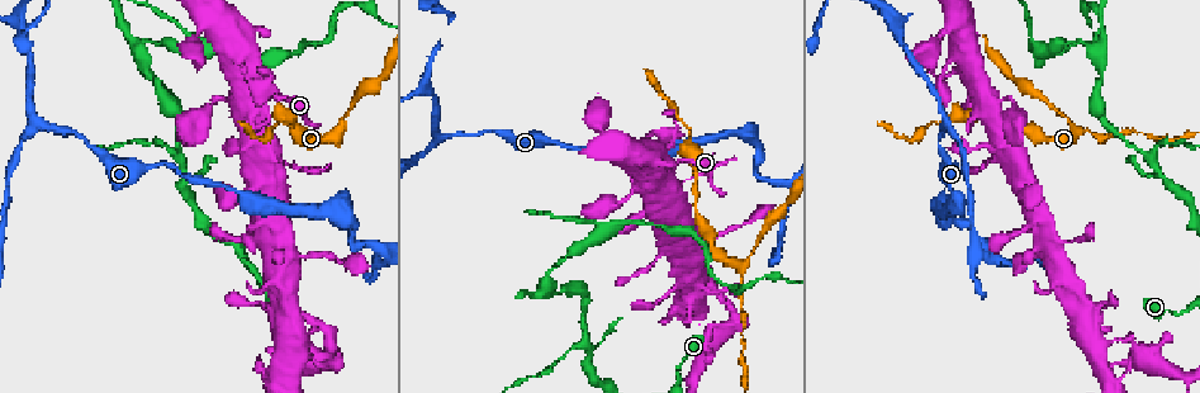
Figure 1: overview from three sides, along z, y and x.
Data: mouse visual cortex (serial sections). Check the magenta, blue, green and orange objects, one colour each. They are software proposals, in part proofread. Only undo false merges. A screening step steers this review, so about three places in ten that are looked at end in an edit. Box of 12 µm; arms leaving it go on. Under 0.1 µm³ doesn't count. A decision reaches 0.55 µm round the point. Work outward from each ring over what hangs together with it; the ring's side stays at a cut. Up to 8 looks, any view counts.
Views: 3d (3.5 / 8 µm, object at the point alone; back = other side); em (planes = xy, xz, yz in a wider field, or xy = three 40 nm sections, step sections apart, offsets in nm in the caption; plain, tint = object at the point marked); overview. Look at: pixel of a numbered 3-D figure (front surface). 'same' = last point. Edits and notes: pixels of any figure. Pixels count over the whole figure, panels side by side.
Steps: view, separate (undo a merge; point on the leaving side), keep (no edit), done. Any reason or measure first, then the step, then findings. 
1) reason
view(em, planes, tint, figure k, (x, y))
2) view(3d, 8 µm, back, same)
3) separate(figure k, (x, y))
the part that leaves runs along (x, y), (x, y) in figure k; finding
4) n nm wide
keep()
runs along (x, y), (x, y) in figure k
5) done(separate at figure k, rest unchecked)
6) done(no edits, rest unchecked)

arms part here
view(3d, 3.5 µm, figure 1, (38, 125))

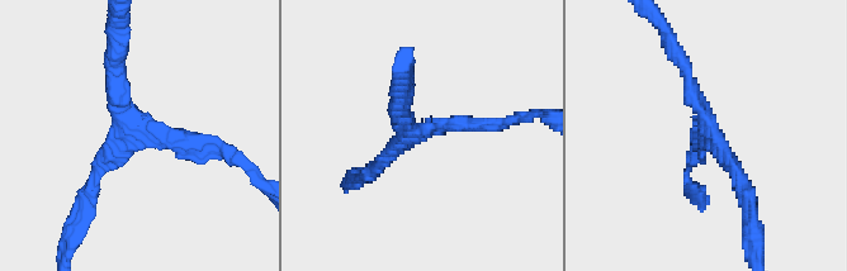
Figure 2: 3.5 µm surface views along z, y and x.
3 arms; arms of 150, 200, 200 nm; now the EM
view(em, planes, tint, figure 2, (425, 130))

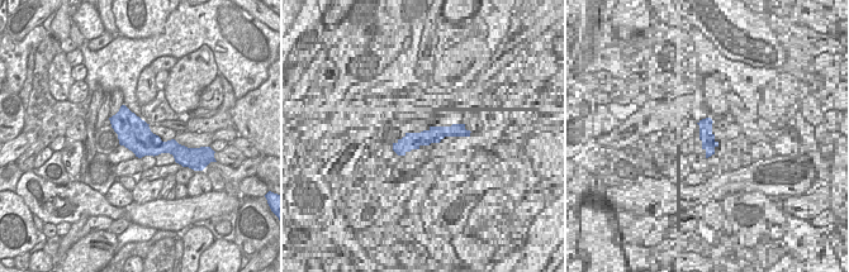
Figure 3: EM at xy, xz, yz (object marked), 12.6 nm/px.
view(em, xy, step 1, tint, same)

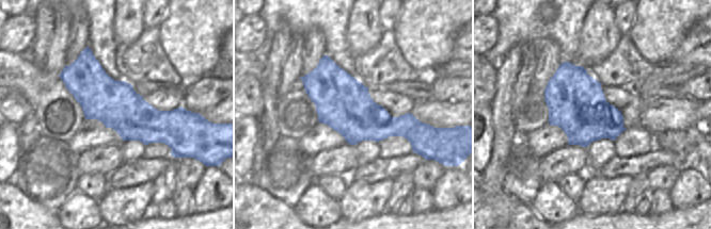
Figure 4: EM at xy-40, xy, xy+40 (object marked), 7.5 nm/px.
keep()
all the same cell

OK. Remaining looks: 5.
sharp bend
view(3d, 3.5 µm, figure 1, (952, 70))

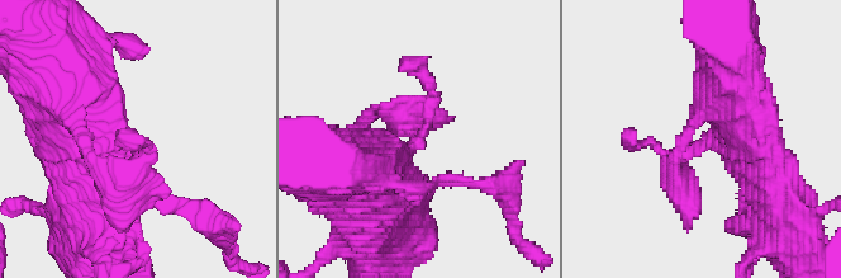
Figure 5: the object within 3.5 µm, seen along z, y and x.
now the EM
view(em, xy, step 5, tint, figure 5, (423, 136))

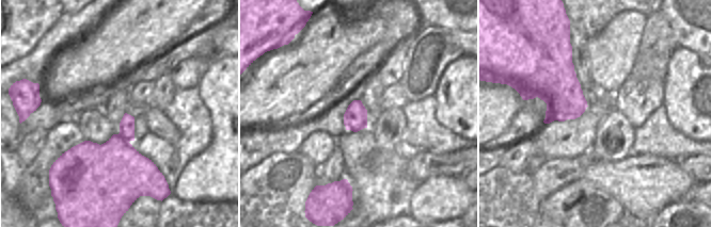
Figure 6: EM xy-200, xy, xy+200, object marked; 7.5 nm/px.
view(em, planes, tint, same)

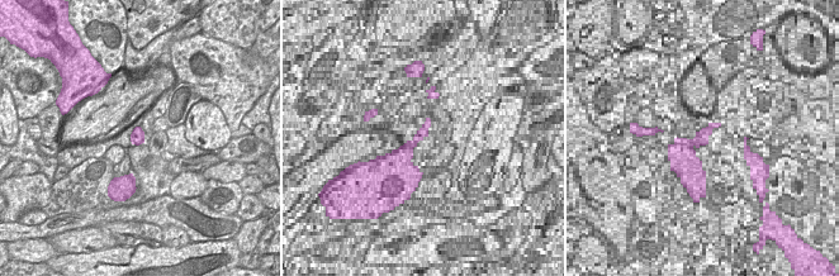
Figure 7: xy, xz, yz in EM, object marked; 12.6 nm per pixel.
keep()
runs along (755, 160), (703, 141), (674, 164), (687, 203) in figure 5; one cell here

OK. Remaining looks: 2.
abrupt turn
view(3d, 8 µm, figure 1, (740, 282))

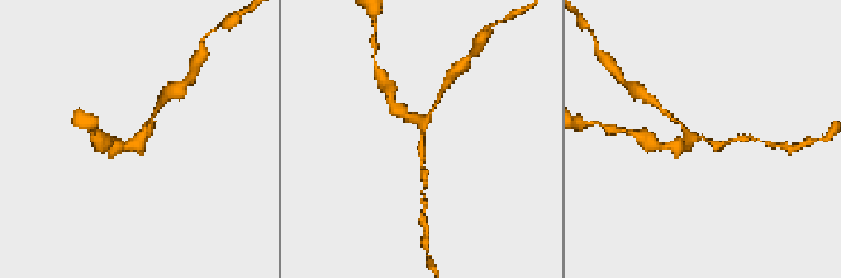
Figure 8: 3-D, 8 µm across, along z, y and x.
3 arms; arms of 150, 200, 250 nm; shape alone is not enough
view(em, planes, tint, figure 8, (424, 137))

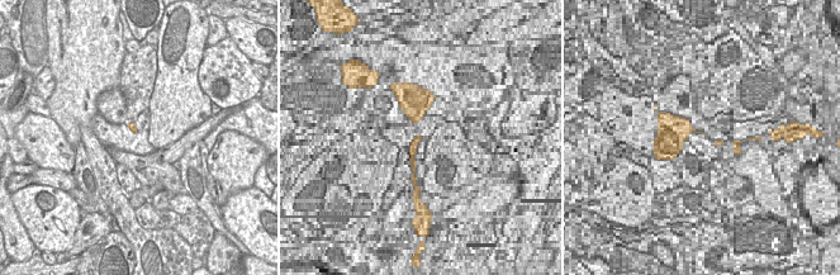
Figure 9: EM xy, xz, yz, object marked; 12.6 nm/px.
keep()
one cell here

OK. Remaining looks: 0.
done(no edits, rest unchecked)

